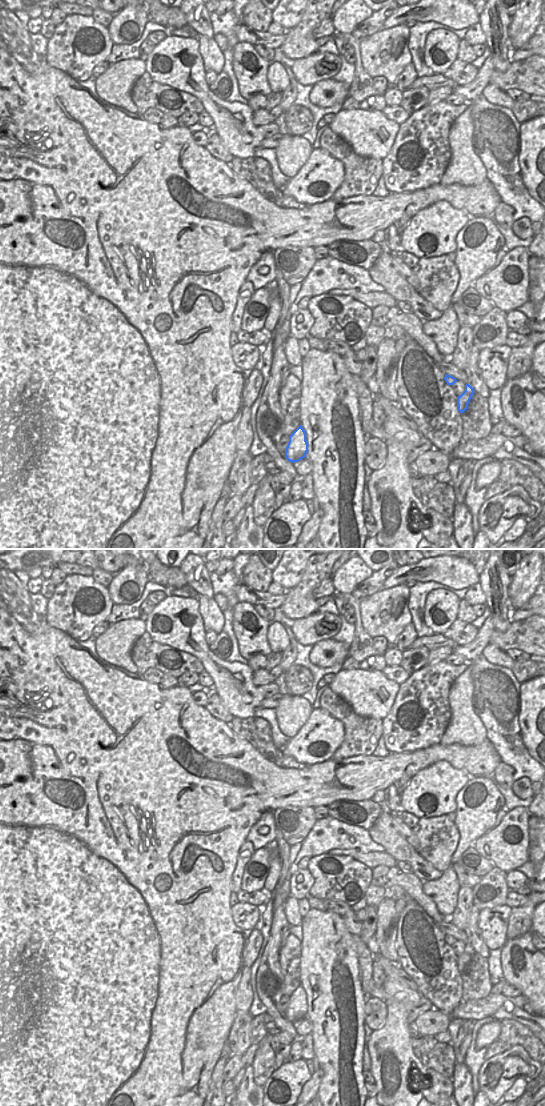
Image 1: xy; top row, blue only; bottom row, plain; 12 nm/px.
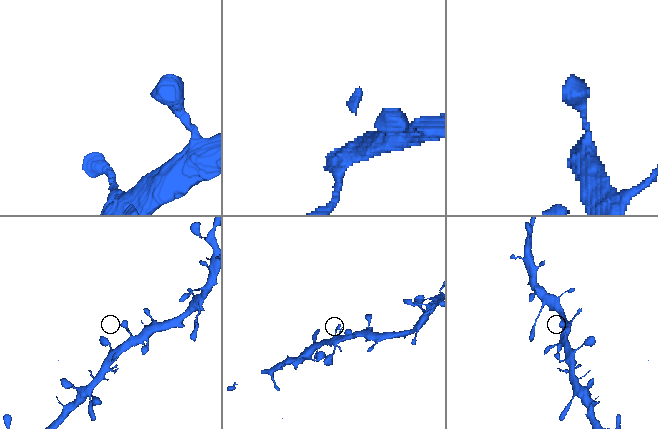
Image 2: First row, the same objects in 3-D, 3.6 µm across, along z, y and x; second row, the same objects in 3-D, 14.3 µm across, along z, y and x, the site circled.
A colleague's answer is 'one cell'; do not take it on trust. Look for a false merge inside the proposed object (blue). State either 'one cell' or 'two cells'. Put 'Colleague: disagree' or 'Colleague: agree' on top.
Colleague: agree
one cell

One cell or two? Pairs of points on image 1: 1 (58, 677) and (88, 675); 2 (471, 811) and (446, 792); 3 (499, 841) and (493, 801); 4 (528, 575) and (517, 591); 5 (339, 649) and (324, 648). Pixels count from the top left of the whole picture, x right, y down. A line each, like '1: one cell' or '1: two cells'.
1: one cell
2: two cells
3: two cells
4: one cell
5: one cell

